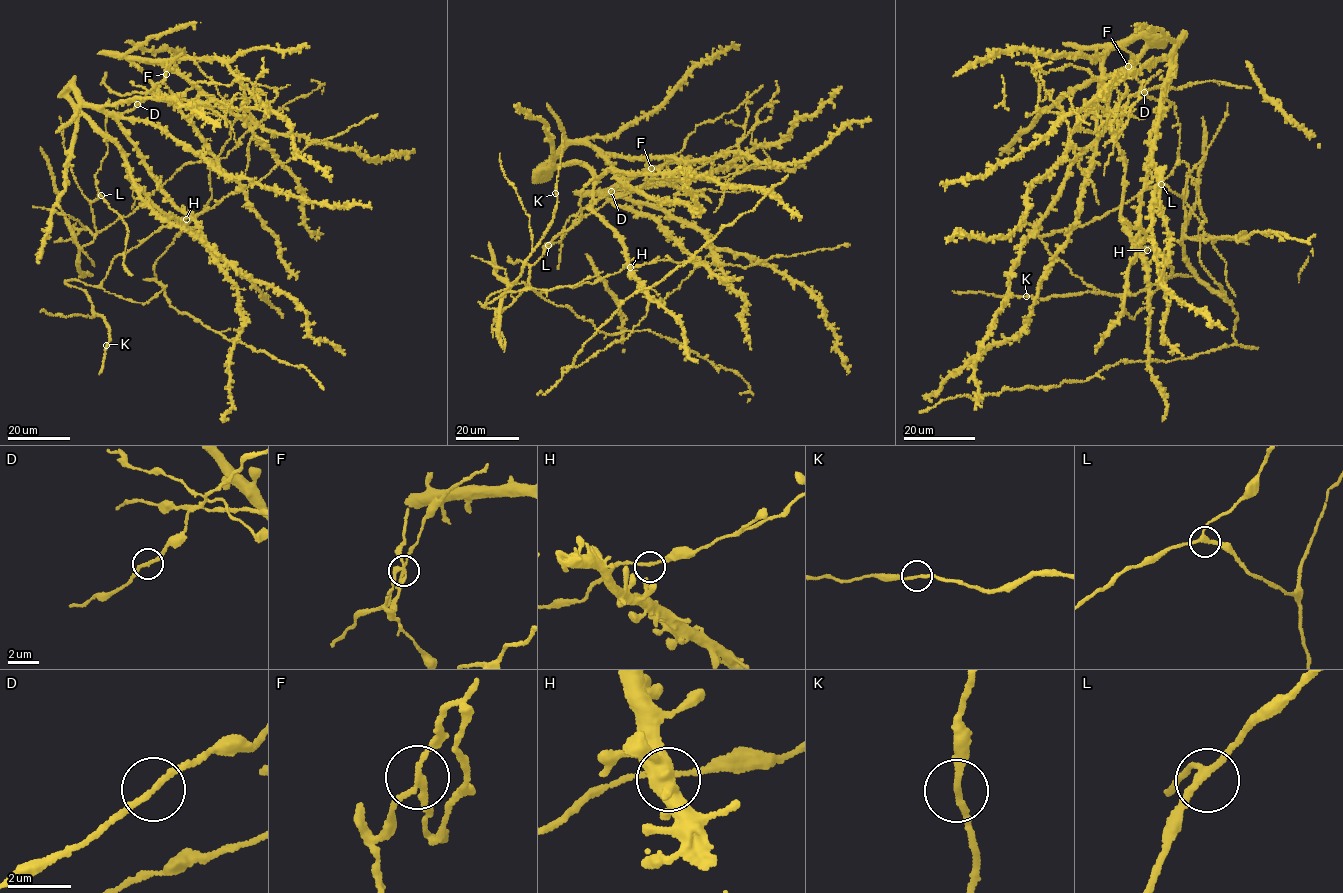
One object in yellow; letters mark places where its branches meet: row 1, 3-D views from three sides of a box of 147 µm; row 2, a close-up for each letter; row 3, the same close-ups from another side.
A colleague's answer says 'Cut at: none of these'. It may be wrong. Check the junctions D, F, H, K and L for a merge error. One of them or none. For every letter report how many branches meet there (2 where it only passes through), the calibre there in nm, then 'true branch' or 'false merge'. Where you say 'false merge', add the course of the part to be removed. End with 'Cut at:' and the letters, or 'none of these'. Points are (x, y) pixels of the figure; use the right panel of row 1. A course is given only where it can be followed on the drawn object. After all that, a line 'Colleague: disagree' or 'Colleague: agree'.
D: 2 branches meet; 190 nm thick; true branch
F: 3 branches meet; 140 nm thick; false merge; foreign part runs (1128, 66), (1124, 76), (1127, 93), (1112, 112), (1097, 107), (1065, 116), (1079, 168), (1093, 185), (1099, 204)
H: 3 branches meet; 160 nm thick; true branch
K: 2 branches meet; 170 nm thick; true branch
L: 3 branches meet; 190 nm thick; true branch
Cut at: F
Colleague: disagree

